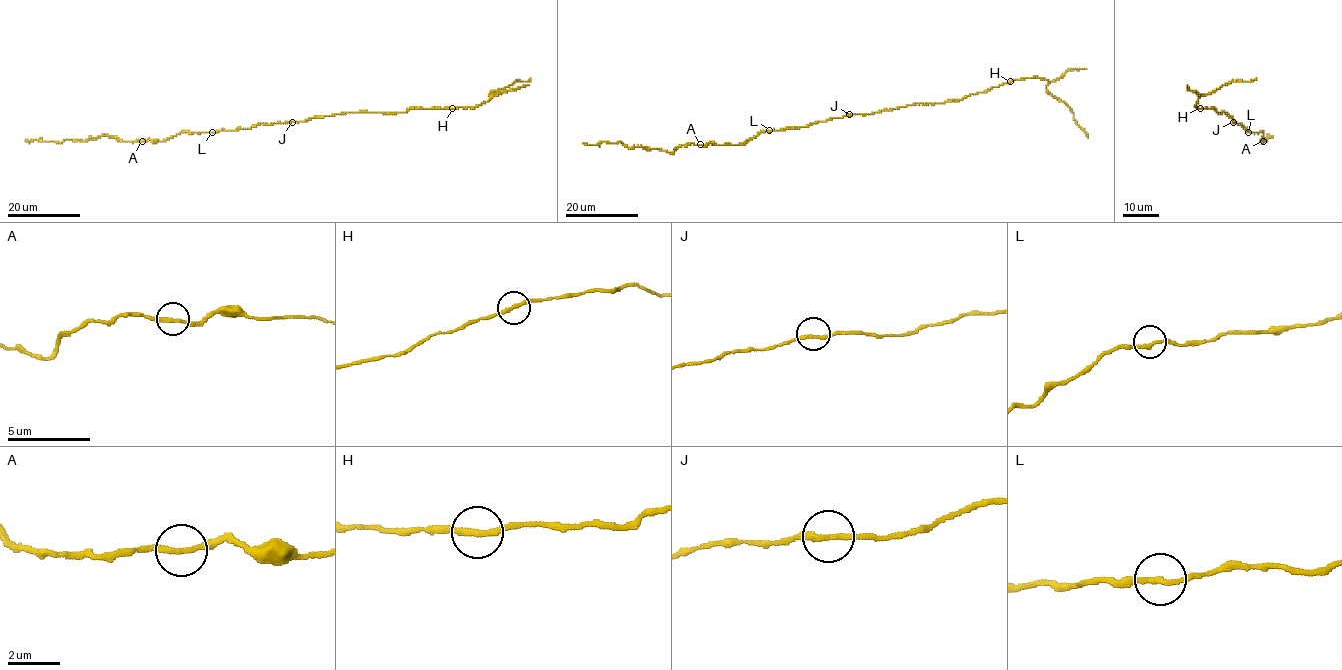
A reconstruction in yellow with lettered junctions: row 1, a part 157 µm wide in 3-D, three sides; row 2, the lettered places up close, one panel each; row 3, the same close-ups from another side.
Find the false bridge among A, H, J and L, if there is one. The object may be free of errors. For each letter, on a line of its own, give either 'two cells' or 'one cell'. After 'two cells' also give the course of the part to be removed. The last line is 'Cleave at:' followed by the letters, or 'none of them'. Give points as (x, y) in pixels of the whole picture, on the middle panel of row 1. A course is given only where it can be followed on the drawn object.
A: one cell
H: one cell
J: one cell
L: one cell
Cleave at: none of them

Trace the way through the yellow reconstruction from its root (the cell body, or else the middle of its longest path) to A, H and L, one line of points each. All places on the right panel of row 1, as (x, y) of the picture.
A: (1234, 122), (1248, 132), (1262, 131), (1263, 141)
H: (1234, 122), (1226, 113), (1200, 108)
L: (1234, 122), (1248, 132)

